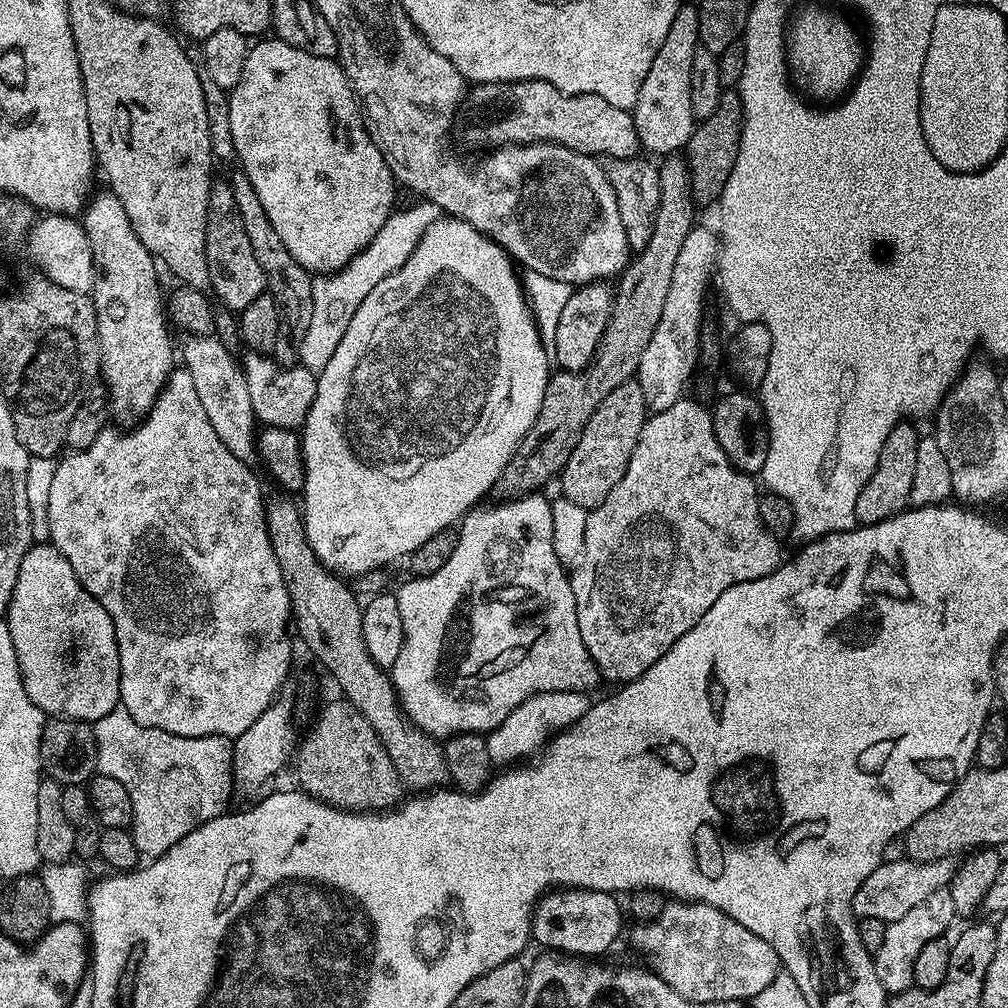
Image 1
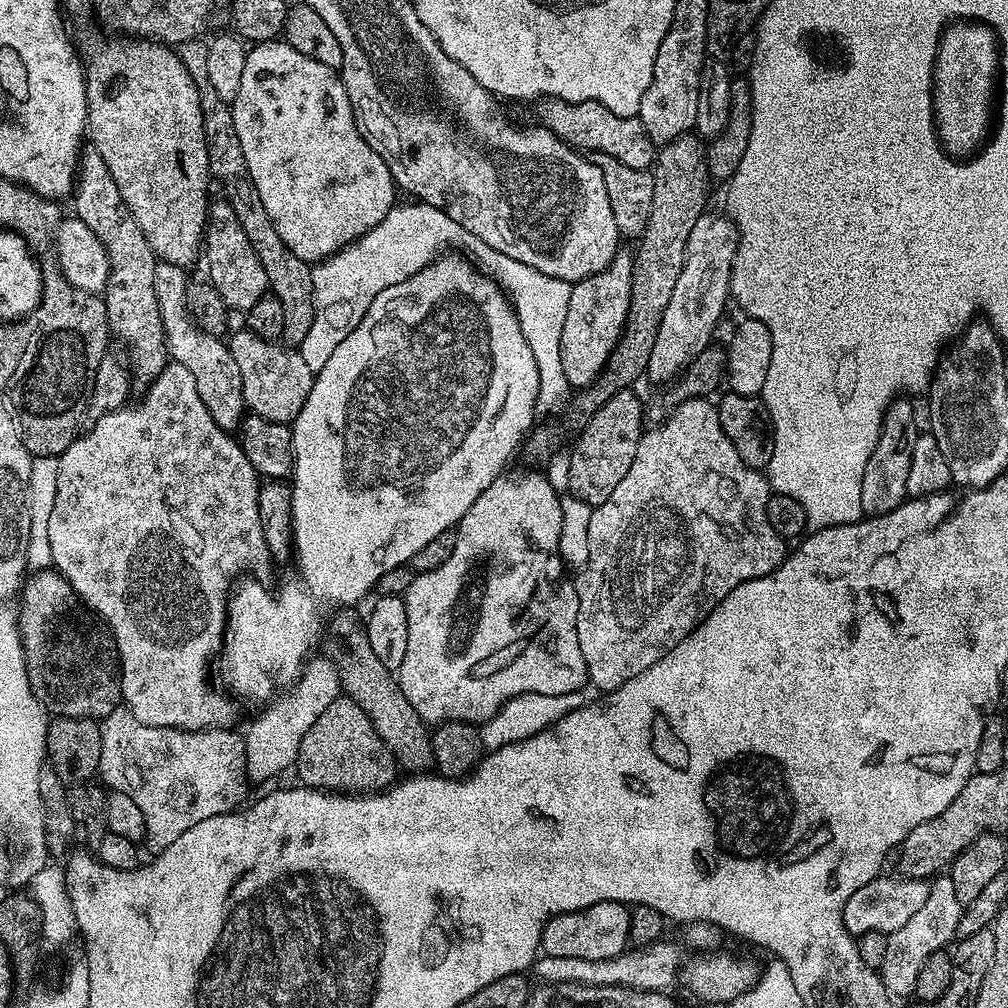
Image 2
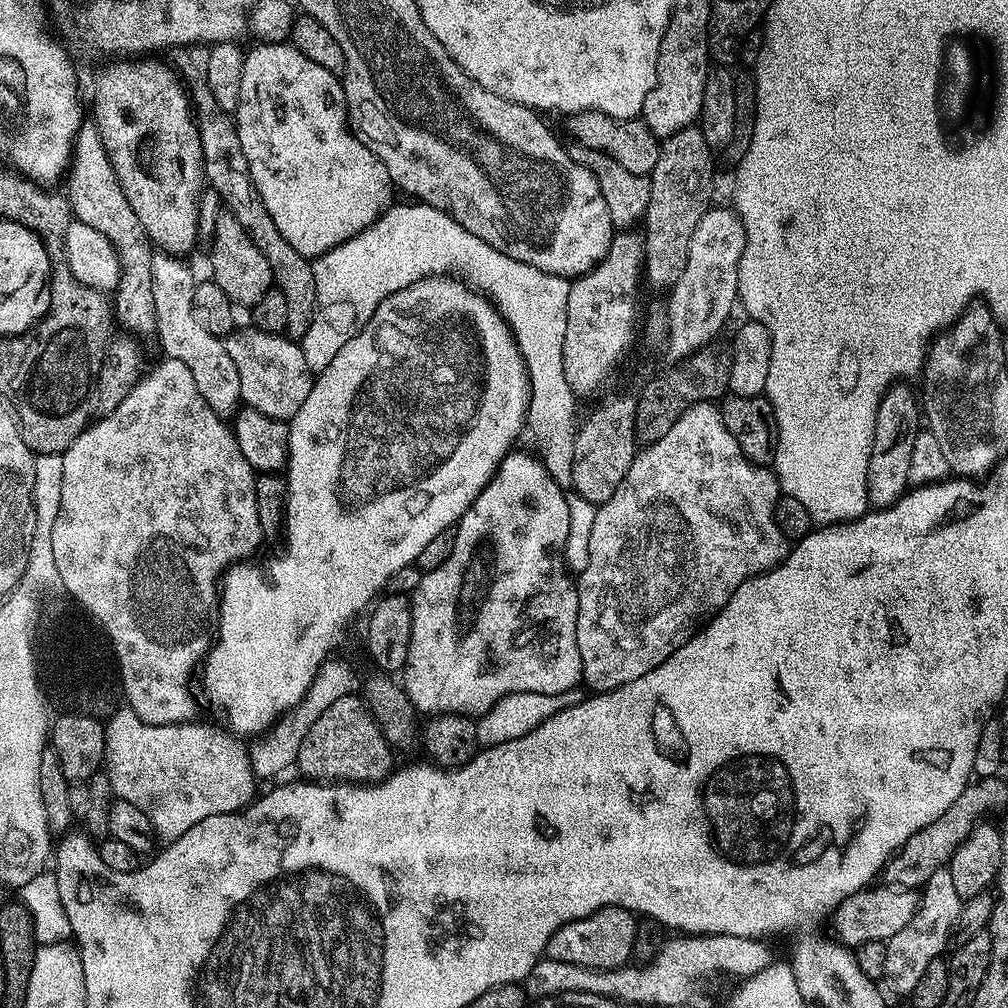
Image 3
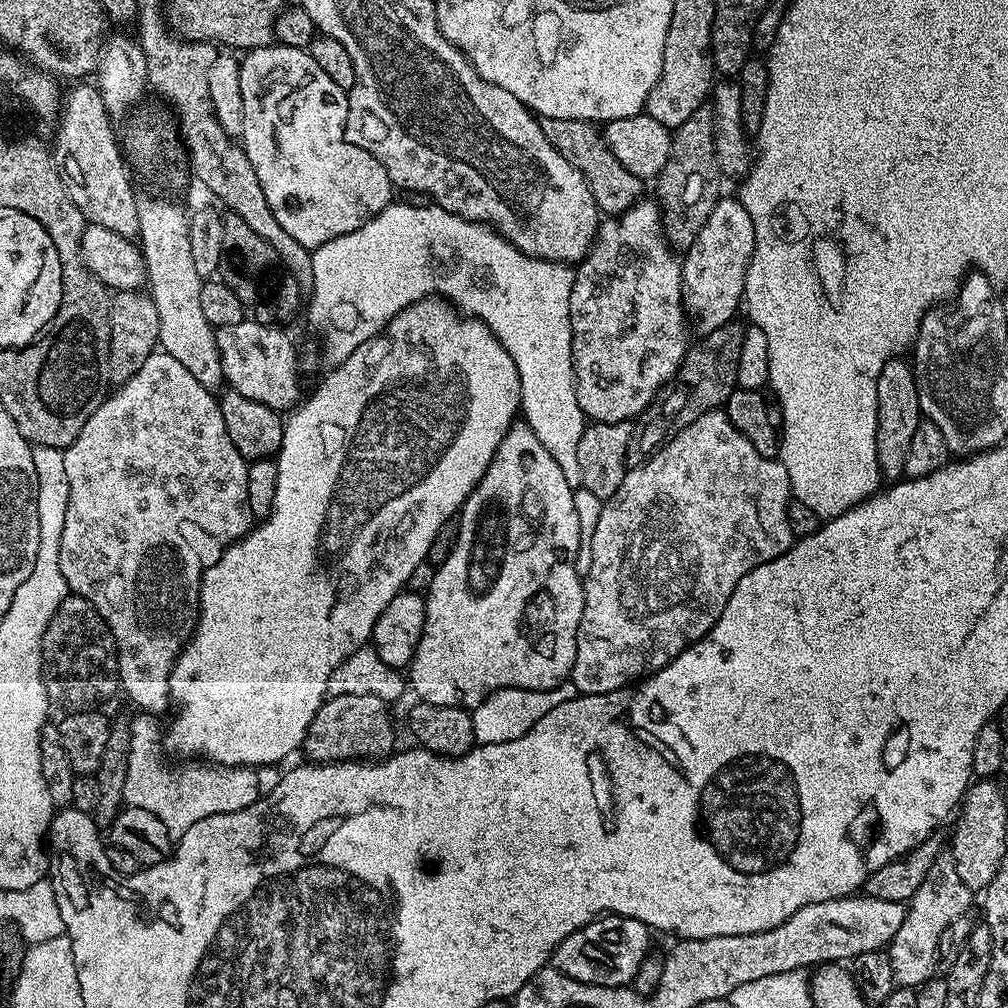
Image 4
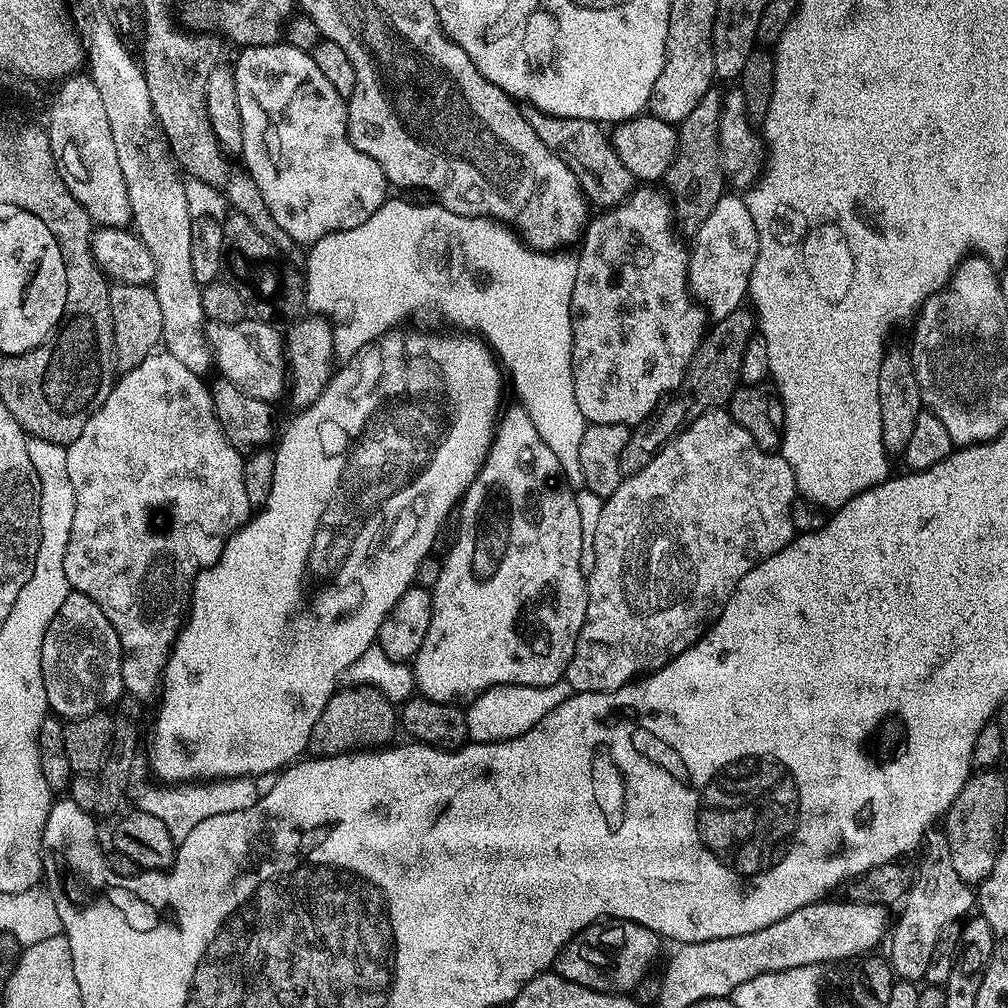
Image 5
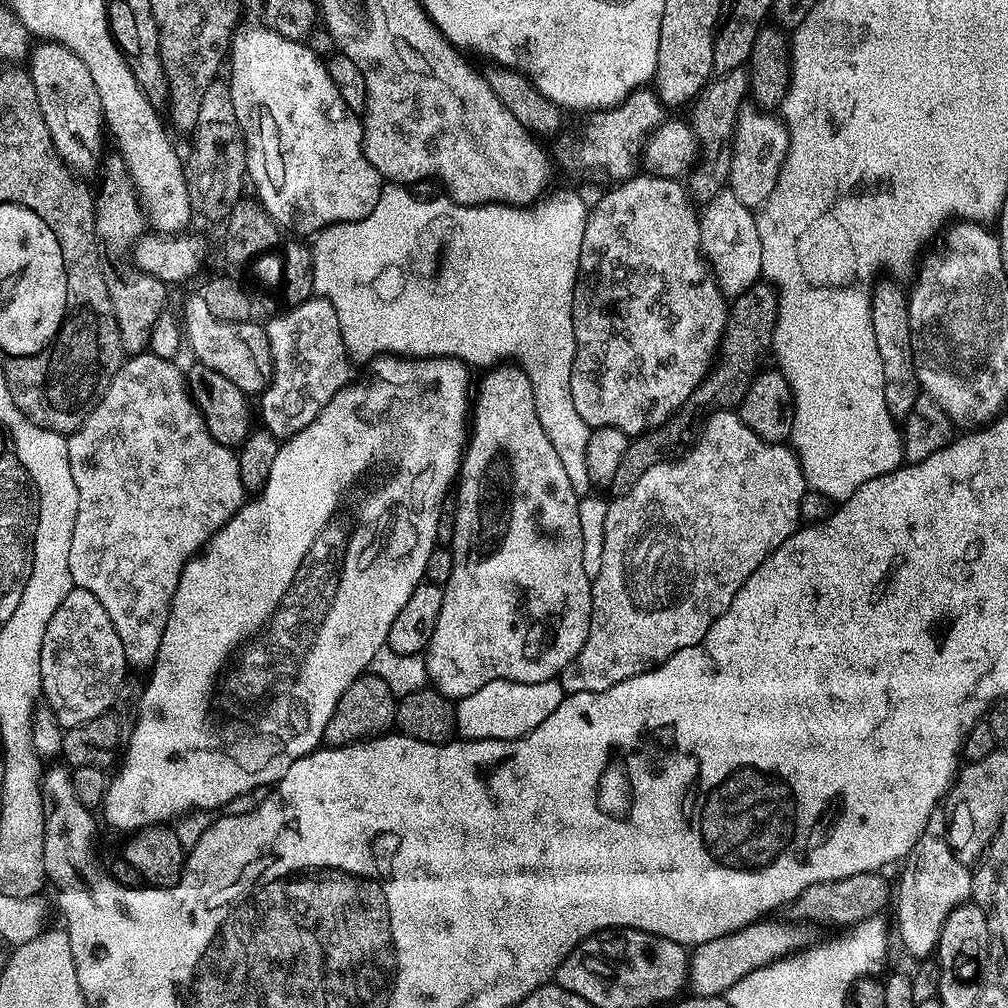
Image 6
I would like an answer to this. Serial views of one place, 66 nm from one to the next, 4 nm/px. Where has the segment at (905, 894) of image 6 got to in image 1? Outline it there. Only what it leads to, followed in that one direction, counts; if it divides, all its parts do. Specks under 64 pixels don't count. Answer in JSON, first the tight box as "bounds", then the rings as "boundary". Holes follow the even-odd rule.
{"bounds":[874,887,957,994],"boundary":[[[946,887],[934,890],[934,894],[926,898],[926,902],[914,906],[914,910],[909,910],[904,917],[888,924],[886,938],[882,938],[882,946],[878,946],[874,954],[878,982],[882,982],[885,992],[895,994],[913,987],[914,962],[918,959],[922,946],[926,946],[926,942],[930,942],[935,936],[945,935],[949,931],[947,928],[951,926],[952,919],[957,919],[957,916],[952,889]]]}

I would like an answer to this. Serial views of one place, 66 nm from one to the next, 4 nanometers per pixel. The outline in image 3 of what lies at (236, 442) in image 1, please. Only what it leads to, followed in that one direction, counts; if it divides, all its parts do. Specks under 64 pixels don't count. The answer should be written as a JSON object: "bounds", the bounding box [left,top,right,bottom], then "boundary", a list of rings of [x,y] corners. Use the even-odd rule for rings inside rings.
{"bounds":[152,250,241,418],"boundary":[[[156,250],[152,254],[152,289],[154,290],[154,310],[156,311],[156,326],[154,336],[160,339],[160,348],[164,351],[163,355],[170,360],[182,362],[182,366],[186,366],[186,370],[190,370],[190,375],[194,378],[194,383],[198,385],[198,394],[202,394],[202,398],[206,398],[206,406],[210,406],[225,418],[231,417],[233,413],[241,407],[240,387],[238,386],[238,370],[234,366],[234,362],[230,359],[230,354],[226,354],[226,346],[223,339],[214,334],[210,334],[210,330],[206,330],[206,326],[202,326],[202,322],[196,313],[194,306],[194,290],[196,289],[197,277],[192,277],[192,272],[183,264],[179,255],[167,252],[165,250]]]}

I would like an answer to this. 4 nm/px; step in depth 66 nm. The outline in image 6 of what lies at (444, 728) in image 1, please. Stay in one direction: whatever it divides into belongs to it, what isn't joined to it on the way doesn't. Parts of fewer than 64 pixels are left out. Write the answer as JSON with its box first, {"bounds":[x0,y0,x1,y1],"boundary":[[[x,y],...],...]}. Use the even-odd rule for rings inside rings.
{"bounds":[423,366,592,702],"boundary":[[[496,366],[485,372],[488,373],[480,384],[480,397],[477,400],[475,397],[474,400],[474,413],[470,418],[470,441],[466,446],[458,487],[454,492],[456,521],[454,538],[450,545],[452,569],[448,572],[448,581],[443,581],[442,584],[444,597],[442,610],[438,610],[438,626],[434,626],[434,634],[423,653],[431,687],[453,702],[460,700],[466,694],[474,694],[474,690],[482,690],[486,682],[495,680],[533,684],[557,679],[564,671],[564,667],[573,663],[582,650],[592,617],[592,580],[586,574],[586,569],[582,567],[582,526],[578,526],[580,501],[576,491],[570,486],[570,478],[566,475],[566,469],[563,468],[558,453],[554,451],[554,445],[550,443],[550,438],[546,438],[546,430],[542,430],[542,422],[538,422],[538,410],[530,380],[521,368],[515,366]]]}

